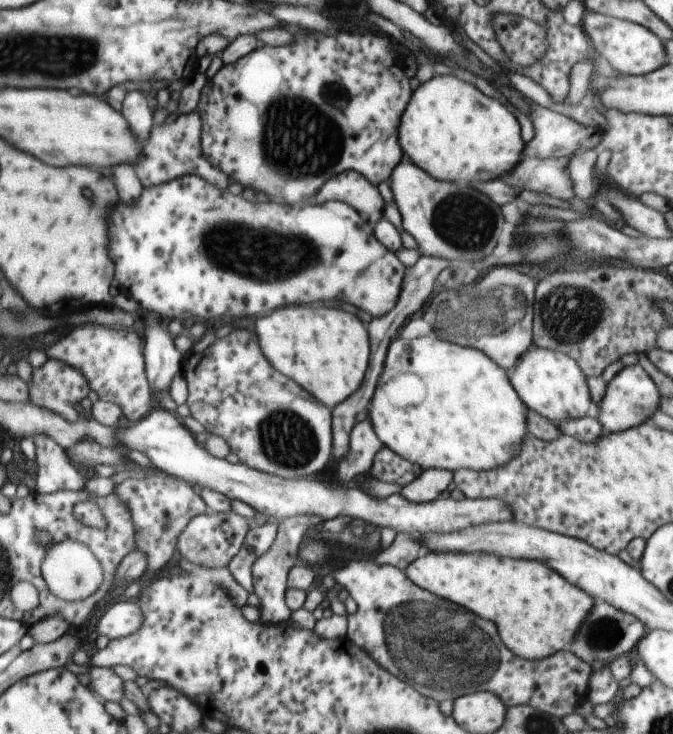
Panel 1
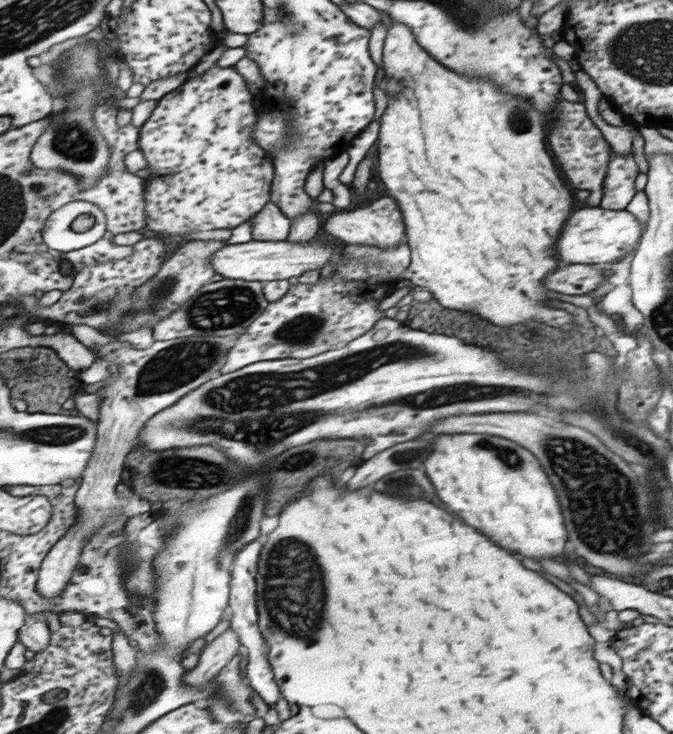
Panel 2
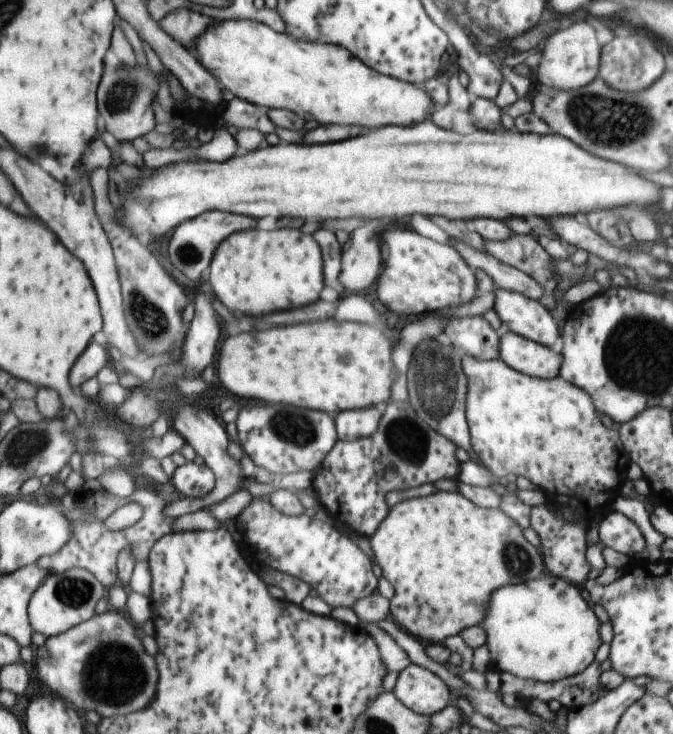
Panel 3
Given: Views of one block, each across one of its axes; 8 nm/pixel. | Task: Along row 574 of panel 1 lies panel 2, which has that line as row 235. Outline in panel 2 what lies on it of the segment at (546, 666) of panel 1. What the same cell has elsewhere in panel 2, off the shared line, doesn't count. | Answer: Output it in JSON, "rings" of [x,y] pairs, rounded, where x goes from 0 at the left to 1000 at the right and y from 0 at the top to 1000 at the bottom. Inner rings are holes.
{"rings":[[[574,266],[562,270],[548,279],[526,277],[513,286],[501,285],[483,301],[480,311],[483,319],[490,319],[501,330],[511,334],[544,332],[545,335],[591,335],[596,326],[603,322],[602,305],[584,268]]]}

